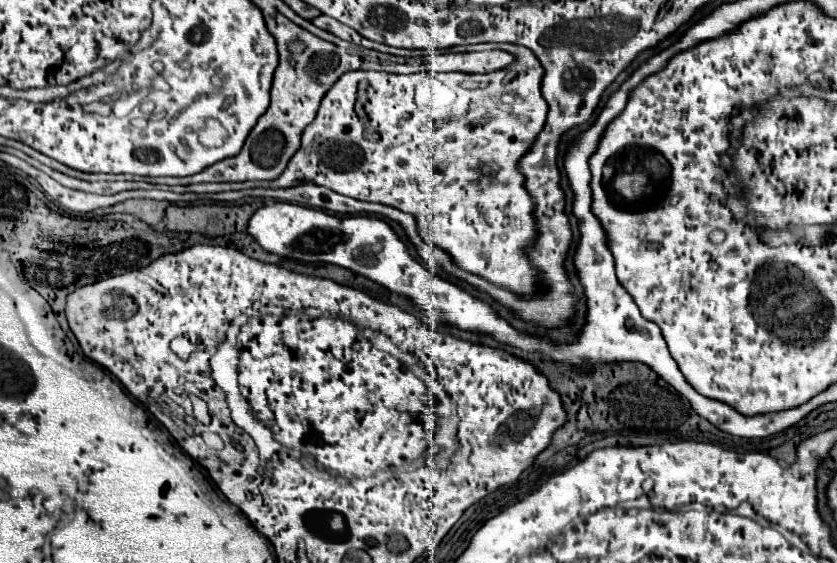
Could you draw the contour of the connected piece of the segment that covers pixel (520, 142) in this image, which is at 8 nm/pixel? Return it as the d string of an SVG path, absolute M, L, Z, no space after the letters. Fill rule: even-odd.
M500 44L500 48L504 48L506 52L512 52L516 56L516 64L510 64L504 70L496 70L496 72L486 72L486 74L436 74L436 72L420 72L420 74L386 74L386 72L372 72L372 70L354 70L354 72L344 72L334 84L332 88L326 92L326 96L320 102L320 108L316 112L316 120L308 124L308 128L302 130L302 144L298 148L298 152L292 156L292 160L288 162L288 168L280 174L280 178L272 180L272 182L240 182L240 184L206 184L206 188L196 188L196 192L226 192L226 190L242 190L242 188L290 188L296 184L306 184L312 182L316 186L324 186L330 188L334 192L340 192L344 196L356 198L356 200L364 200L364 202L380 202L392 208L398 208L402 212L408 212L410 216L414 216L416 226L420 236L436 250L444 250L452 262L470 272L476 274L484 280L488 280L490 284L498 286L498 288L506 288L526 300L546 292L546 286L540 282L540 272L538 268L532 264L530 260L530 246L534 244L536 236L538 236L538 228L536 228L536 216L534 216L534 202L530 192L524 188L524 176L518 172L518 160L532 148L532 144L536 142L540 130L544 128L546 122L546 114L548 114L548 104L542 98L540 92L540 84L542 84L542 76L544 76L544 68L540 64L540 60L534 56L534 52L526 46L520 44ZM366 80L368 82L368 90L366 90L366 98L368 102L364 104L364 118L368 120L366 124L362 122L362 118L358 116L358 112L354 110L354 102L356 102L356 92L358 92L358 82ZM488 164L492 164L494 172L500 172L500 182L490 182L496 180L496 176L492 176L494 172L488 172L484 168L488 168Z

